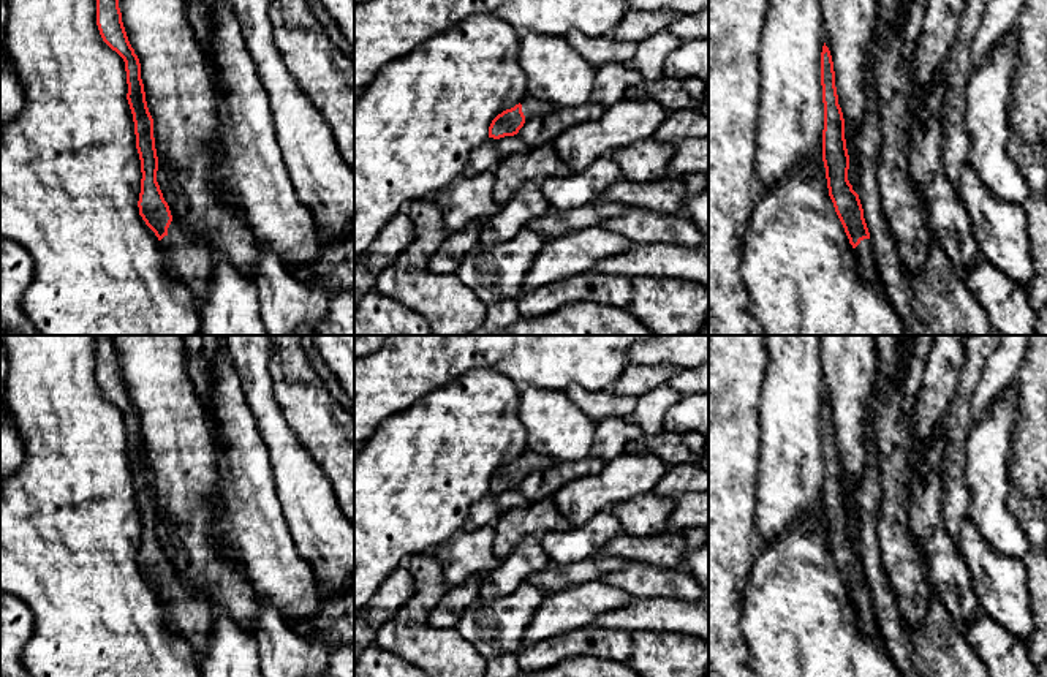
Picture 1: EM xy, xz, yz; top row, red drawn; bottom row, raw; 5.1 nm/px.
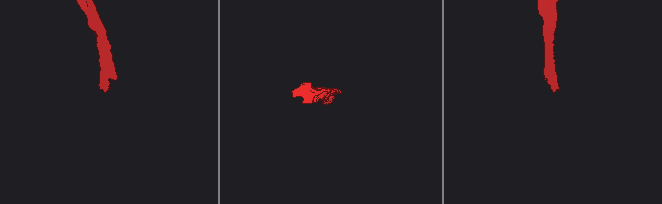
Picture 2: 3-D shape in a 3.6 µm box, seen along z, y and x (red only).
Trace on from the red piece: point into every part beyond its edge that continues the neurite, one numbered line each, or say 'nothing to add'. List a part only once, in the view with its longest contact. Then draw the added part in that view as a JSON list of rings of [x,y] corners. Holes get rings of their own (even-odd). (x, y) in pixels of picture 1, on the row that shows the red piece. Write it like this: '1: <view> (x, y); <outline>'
1: xy (188, 258); [[[171,206],[169,210],[172,221],[161,239],[168,270],[176,280],[183,282],[193,297],[201,302],[207,294],[214,253],[196,233],[183,226]]]

